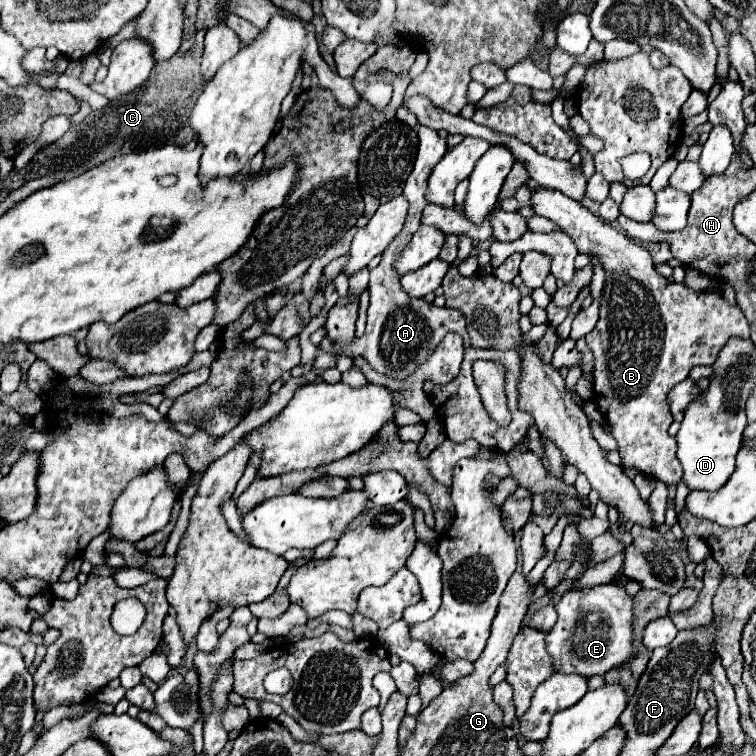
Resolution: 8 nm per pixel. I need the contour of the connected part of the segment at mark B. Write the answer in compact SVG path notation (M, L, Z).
M533 190L531 208L569 234L579 252L597 254L607 272L601 292L601 316L593 332L587 334L587 346L595 356L593 394L611 426L611 436L617 440L621 468L635 468L659 482L677 484L681 464L675 456L677 442L667 434L673 422L667 392L683 382L693 366L713 364L719 348L731 336L749 336L747 318L721 292L699 292L683 284L667 284L655 272L653 260L641 244L591 214L577 200L563 196L563 192Z

